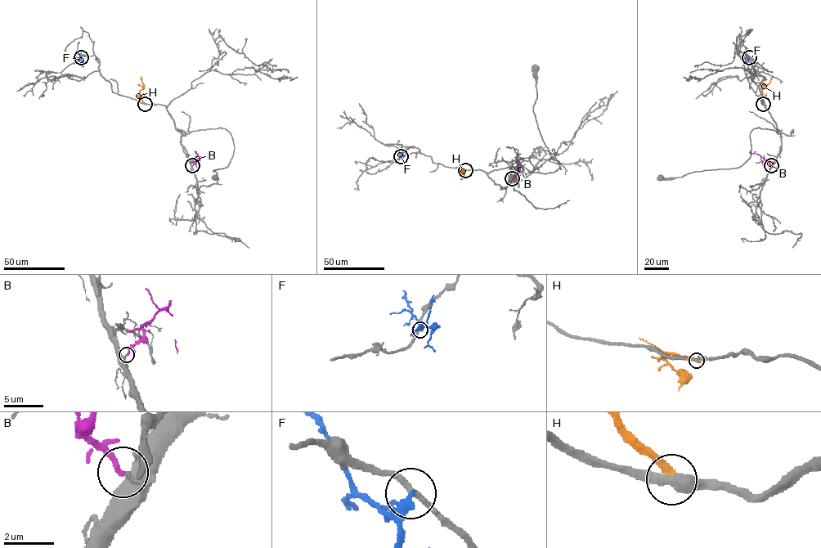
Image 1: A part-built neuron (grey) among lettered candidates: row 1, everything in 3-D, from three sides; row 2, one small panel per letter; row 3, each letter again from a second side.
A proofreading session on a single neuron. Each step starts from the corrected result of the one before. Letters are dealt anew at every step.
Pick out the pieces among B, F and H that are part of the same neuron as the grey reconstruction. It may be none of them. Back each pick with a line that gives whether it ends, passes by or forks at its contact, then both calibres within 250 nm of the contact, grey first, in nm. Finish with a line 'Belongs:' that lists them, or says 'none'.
Belongs: none

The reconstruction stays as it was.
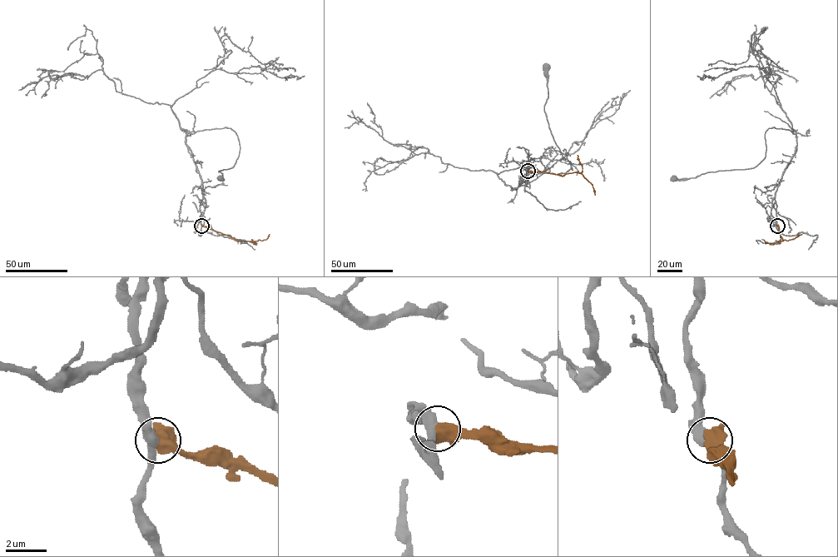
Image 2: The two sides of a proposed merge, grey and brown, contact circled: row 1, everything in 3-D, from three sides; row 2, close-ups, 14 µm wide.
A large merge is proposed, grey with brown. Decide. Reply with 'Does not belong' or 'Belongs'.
Does not belong

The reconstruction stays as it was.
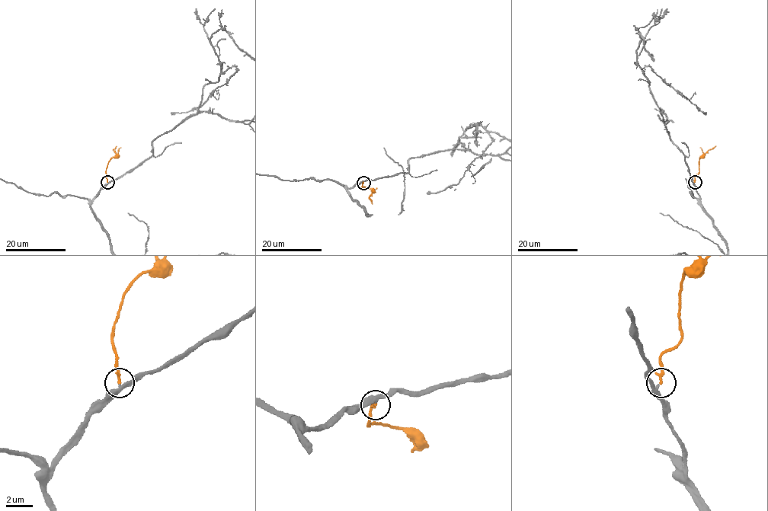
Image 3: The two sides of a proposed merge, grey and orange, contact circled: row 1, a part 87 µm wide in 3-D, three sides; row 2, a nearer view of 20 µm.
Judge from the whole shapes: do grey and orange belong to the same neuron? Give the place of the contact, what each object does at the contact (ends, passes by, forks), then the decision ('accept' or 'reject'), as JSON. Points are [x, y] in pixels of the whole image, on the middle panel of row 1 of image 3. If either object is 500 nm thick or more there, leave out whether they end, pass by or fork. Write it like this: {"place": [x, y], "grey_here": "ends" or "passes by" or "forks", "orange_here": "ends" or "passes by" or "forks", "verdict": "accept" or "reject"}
{"place": [363, 183], "grey_here": "passes by", "orange_here": "ends", "verdict": "accept"}

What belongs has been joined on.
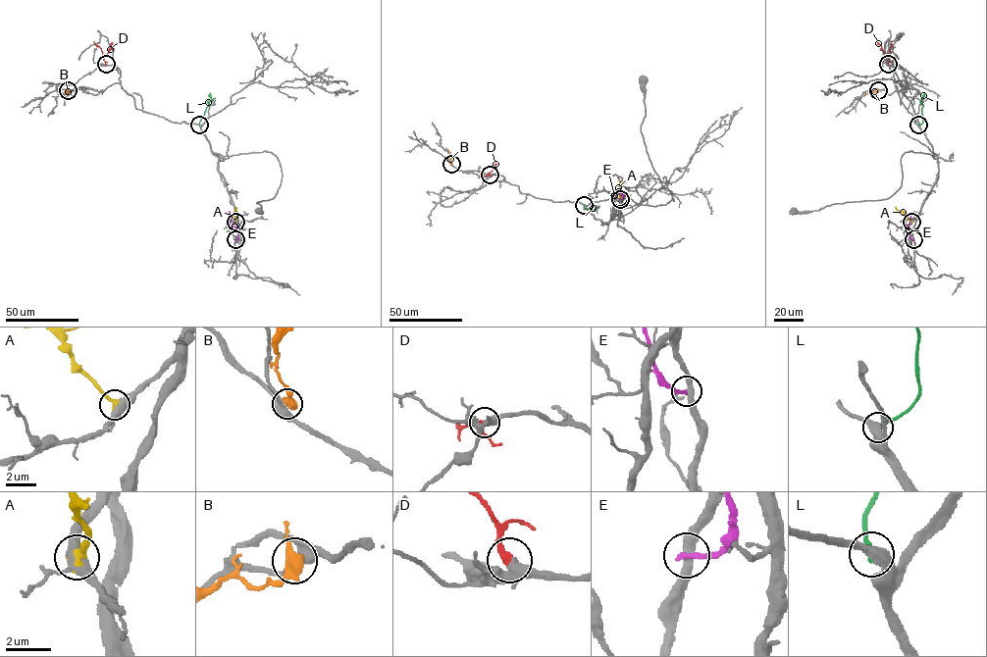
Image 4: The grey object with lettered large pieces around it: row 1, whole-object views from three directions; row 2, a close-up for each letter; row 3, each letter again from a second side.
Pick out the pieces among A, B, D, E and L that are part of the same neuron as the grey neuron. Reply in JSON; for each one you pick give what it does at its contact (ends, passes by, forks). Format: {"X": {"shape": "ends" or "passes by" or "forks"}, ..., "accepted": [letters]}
{"A": {"shape": "ends"}, "D": {"shape": "ends"}, "accepted": ["A", "D"]}

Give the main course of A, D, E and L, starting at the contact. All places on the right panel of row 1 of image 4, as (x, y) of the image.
A: (911, 222), (895, 207)
D: (888, 64), (888, 57), (877, 42)
E: (913, 239), (907, 228), (914, 211)
L: (918, 125), (922, 122), (921, 101), (925, 93)

